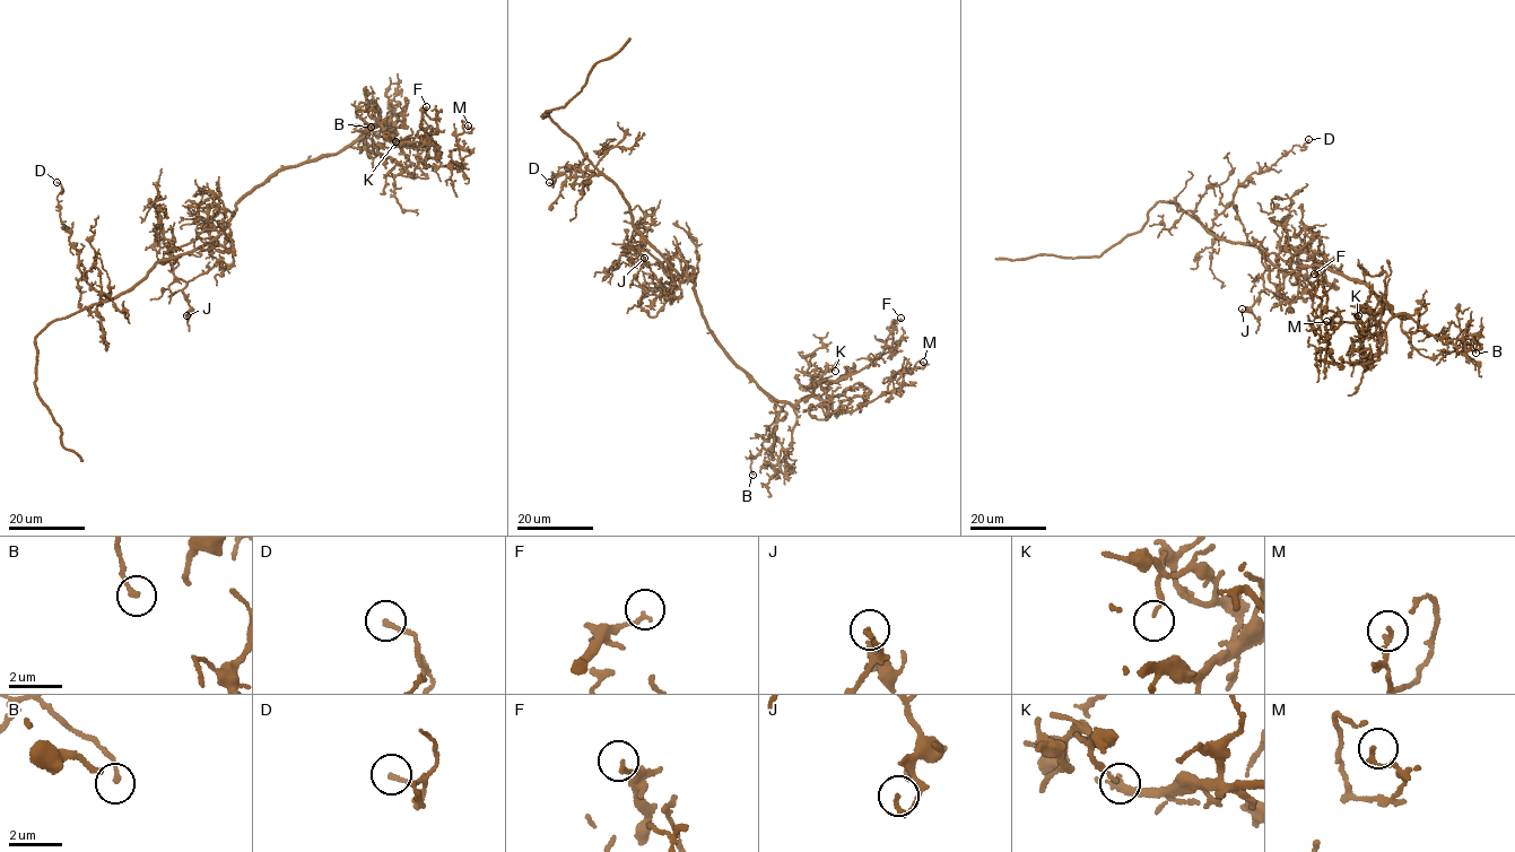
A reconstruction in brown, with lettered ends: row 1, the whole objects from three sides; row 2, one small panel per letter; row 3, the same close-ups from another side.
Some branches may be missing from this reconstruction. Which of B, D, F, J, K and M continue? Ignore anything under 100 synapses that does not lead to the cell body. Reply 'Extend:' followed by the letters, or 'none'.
Extend: none

